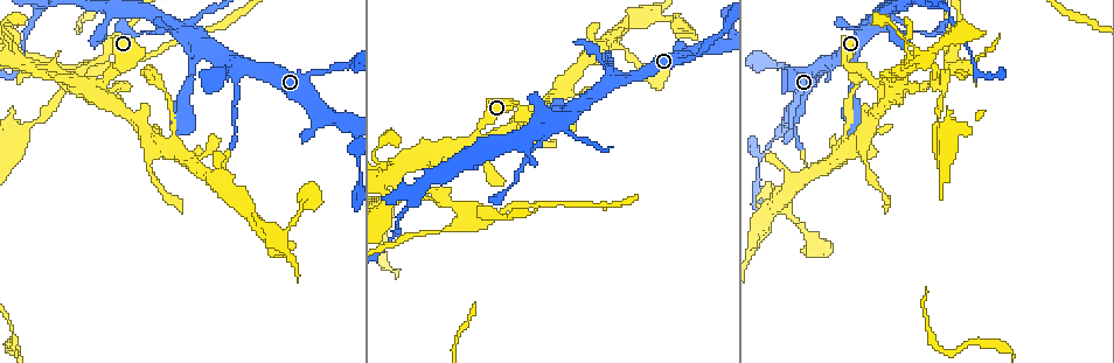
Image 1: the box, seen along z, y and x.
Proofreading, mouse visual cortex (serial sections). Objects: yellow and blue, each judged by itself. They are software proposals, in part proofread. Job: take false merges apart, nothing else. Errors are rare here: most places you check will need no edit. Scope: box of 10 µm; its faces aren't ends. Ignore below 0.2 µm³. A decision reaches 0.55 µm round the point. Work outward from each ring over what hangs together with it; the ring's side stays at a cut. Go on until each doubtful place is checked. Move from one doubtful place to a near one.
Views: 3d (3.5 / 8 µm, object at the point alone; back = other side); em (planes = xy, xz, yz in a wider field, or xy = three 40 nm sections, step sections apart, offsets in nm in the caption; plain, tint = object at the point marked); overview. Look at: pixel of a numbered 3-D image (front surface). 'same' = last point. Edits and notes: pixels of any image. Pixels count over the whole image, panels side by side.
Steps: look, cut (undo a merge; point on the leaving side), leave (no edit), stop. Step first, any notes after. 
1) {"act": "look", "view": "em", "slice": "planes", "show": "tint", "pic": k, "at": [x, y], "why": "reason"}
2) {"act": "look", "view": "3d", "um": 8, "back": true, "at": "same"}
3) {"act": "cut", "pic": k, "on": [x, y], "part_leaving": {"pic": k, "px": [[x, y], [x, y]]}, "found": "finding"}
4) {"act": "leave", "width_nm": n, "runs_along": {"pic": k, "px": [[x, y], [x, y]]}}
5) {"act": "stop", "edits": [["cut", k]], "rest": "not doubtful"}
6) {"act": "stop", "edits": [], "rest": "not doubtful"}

{"act": "look", "view": "3d", "um": 3.5, "pic": 1, "at": [954, 21], "why": "thick turns thin"}

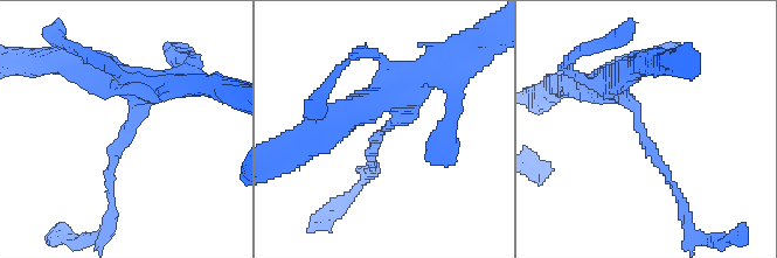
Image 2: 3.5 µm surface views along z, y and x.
{"act": "look", "view": "em", "slice": "xy", "step": 1, "show": "tint", "pic": 2, "at": [392, 126], "arm_widths_nm": [150, 400], "why": "need the tissue"}

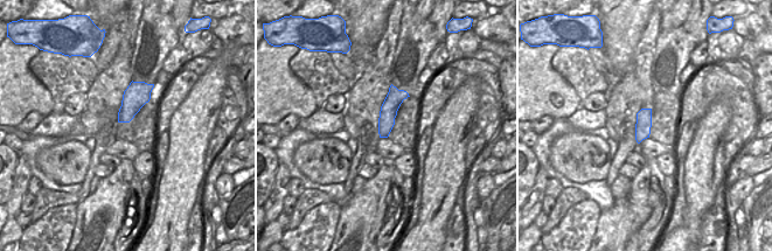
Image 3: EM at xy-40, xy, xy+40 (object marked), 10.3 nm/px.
{"act": "leave", "runs_along": {"pic": 3, "px": [[393, 89], [393, 102], [382, 134]]}, "found": "all the same cell"}

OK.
{"act": "look", "view": "3d", "um": 3.5, "pic": 1, "at": [920, 65], "why": "abrupt turn"}

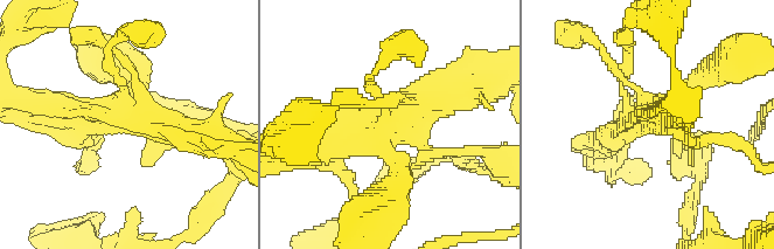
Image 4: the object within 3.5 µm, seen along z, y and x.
{"act": "look", "view": "em", "slice": "xy", "step": 2, "show": "tint", "pic": 4, "at": [408, 115]}

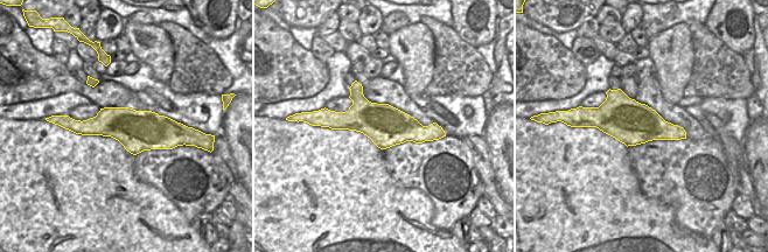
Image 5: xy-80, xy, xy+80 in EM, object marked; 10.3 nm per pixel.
{"act": "leave", "runs_along": {"pic": 4, "px": [[473, 83], [409, 113], [419, 146], [459, 152]]}, "found": "continuous, no second cell"}

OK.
{"act": "look", "view": "3d", "um": 8, "pic": 1, "at": [444, 202], "why": "abrupt turn"}

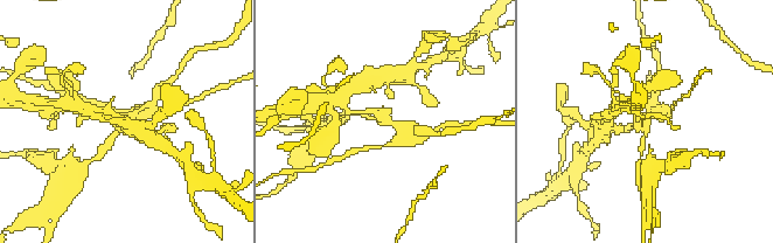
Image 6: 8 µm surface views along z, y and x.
{"act": "look", "view": "3d", "um": 3.5, "at": "same"}

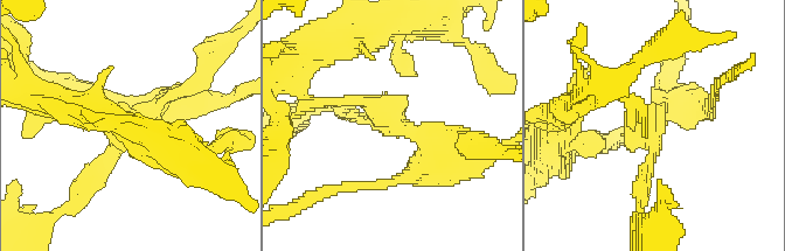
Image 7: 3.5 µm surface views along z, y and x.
{"act": "look", "view": "em", "slice": "xy", "step": 5, "show": "tint", "pic": 7, "at": [391, 119], "arms": 3, "arm_widths_nm": [100, 150, 250]}

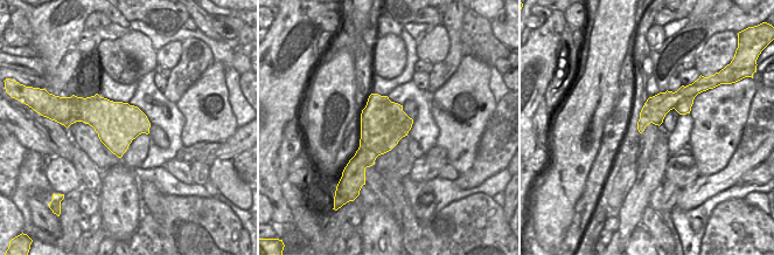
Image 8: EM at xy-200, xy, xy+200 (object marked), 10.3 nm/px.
{"act": "cut", "pic": 7, "on": [133, 99], "width_nm": 480, "part_leaving": {"pic": 7, "px": [[153, 111], [167, 99], [238, 92]]}, "found": "two cells meet here"}

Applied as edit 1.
{"act": "stop", "edits": [["cut", 7]], "rest": "not doubtful"}

